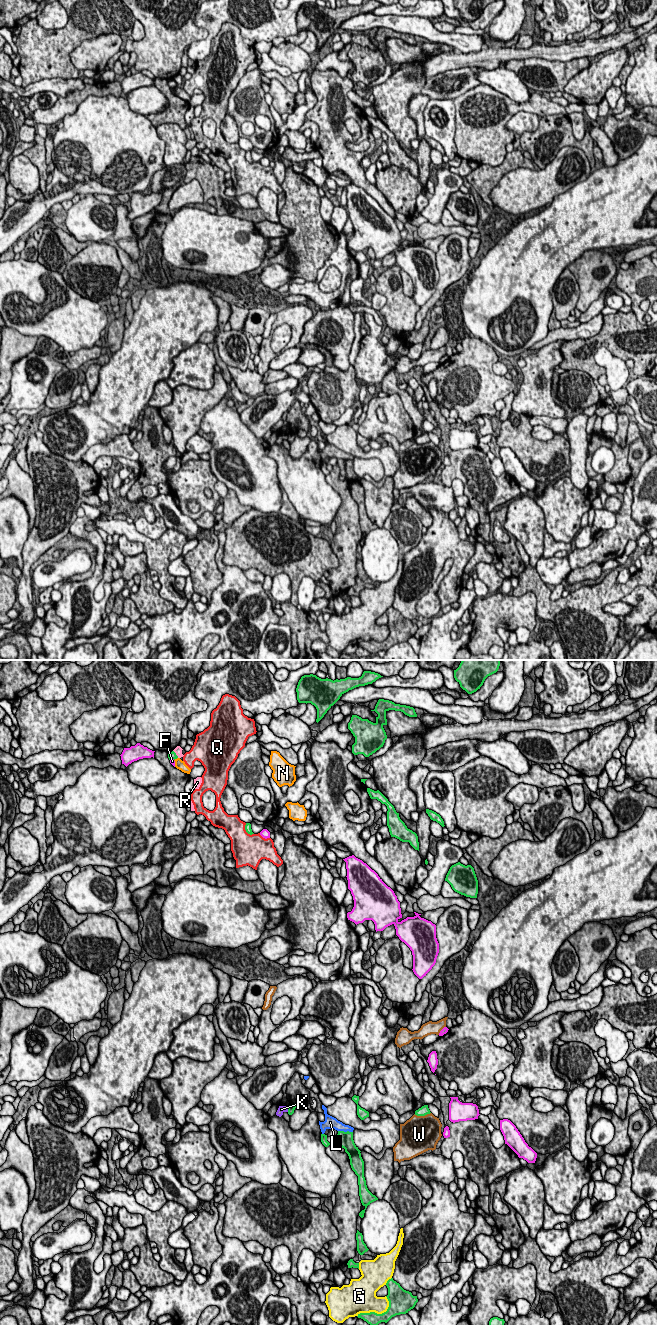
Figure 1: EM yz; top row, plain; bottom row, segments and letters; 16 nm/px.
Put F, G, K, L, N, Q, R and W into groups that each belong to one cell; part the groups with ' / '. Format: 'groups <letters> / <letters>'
groups F / G / K / L R / N / Q / W

